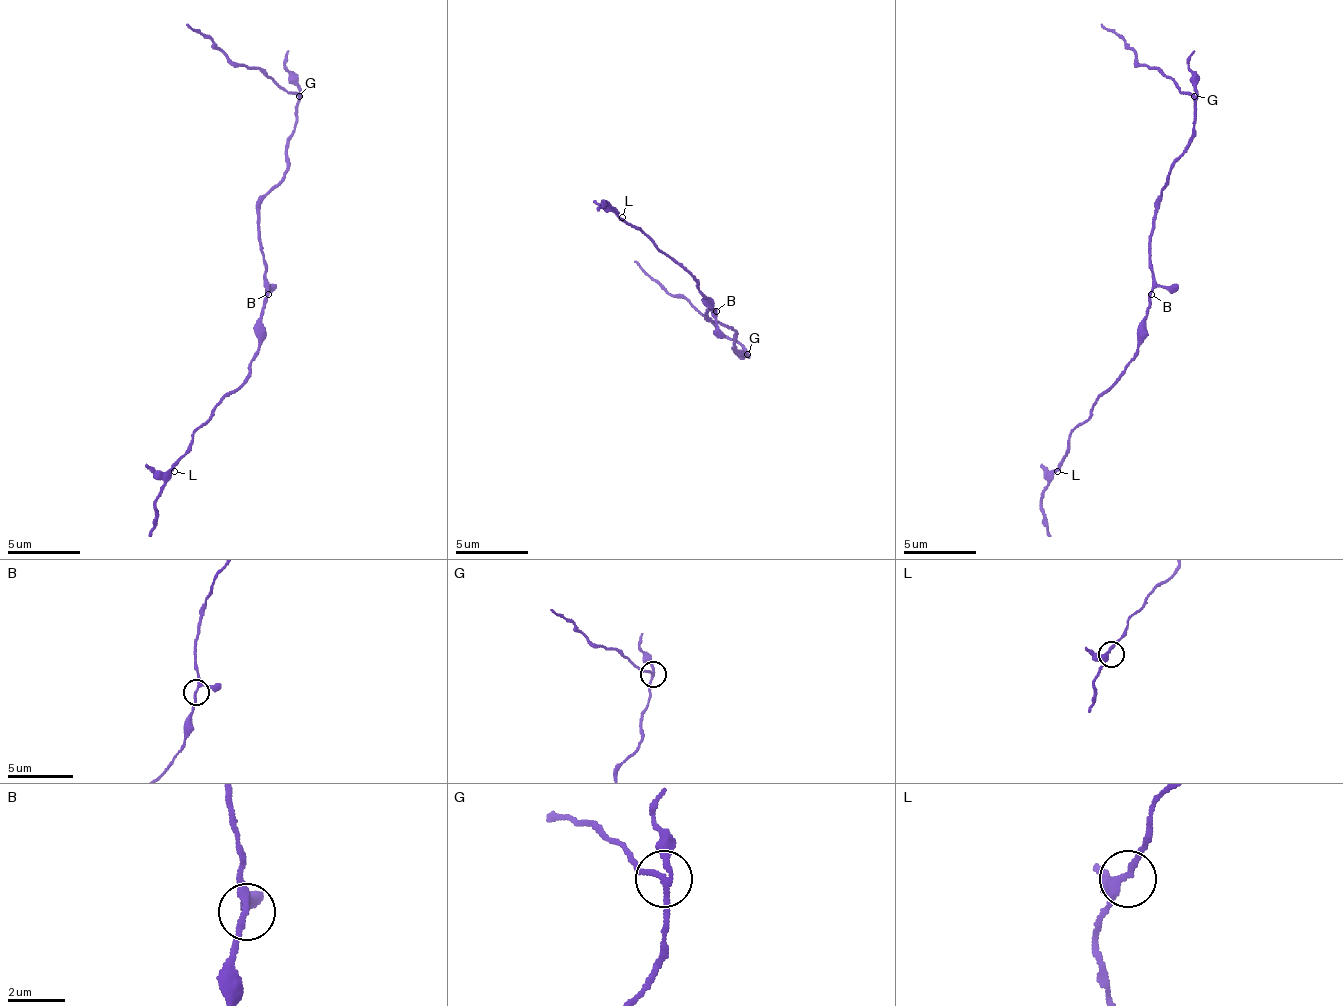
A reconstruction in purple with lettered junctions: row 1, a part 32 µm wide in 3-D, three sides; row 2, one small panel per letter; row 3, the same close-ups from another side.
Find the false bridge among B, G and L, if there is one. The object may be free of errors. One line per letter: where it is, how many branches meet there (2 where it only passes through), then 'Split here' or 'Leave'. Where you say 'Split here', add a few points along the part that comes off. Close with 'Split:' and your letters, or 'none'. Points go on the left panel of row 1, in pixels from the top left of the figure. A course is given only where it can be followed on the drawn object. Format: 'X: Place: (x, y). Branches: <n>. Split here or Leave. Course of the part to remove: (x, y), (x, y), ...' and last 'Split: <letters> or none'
B: Place: (268, 294). Branches: 3. Leave
G: Place: (299, 96). Branches: 3. Split here. Course of the part to remove: (300, 95), (239, 66), (185, 23)
L: Place: (174, 471). Branches: 3. Leave
Split: G

